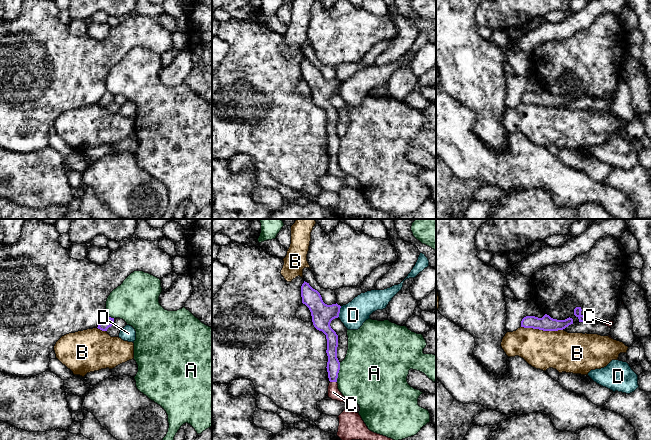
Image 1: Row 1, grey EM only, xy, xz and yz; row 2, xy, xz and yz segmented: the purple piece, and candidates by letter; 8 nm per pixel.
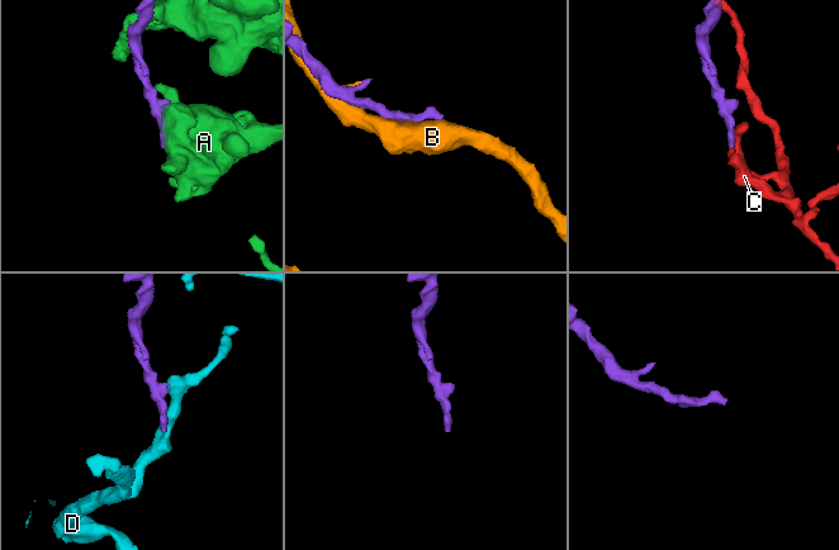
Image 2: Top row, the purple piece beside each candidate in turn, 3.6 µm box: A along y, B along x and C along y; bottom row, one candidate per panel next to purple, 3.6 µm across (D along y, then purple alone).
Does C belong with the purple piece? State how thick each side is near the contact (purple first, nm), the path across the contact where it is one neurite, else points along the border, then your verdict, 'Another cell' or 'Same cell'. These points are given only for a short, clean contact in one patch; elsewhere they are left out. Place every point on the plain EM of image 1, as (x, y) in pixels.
Thickness 110 nm (purple) against 100 nm. Path across: xz (333, 141), (333, 157), (333, 168). Same cell

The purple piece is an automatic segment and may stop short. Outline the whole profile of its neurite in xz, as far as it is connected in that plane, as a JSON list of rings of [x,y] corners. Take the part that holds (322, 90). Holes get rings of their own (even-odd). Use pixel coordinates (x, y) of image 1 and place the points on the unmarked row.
[[[305,57],[301,62],[301,73],[302,79],[305,80],[311,88],[314,103],[326,111],[326,129],[328,132],[326,144],[330,157],[328,173],[332,176],[344,178],[347,174],[339,167],[337,159],[340,146],[340,138],[337,134],[338,111],[330,102],[331,97],[339,93],[341,82],[337,79],[332,81],[325,80],[320,69]]]

